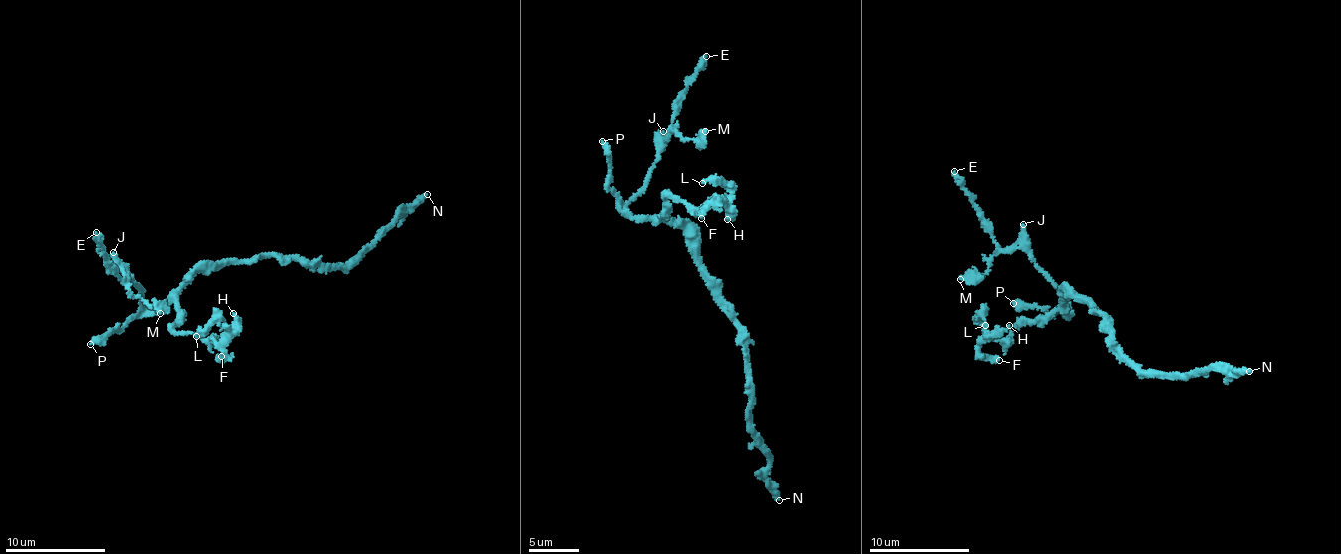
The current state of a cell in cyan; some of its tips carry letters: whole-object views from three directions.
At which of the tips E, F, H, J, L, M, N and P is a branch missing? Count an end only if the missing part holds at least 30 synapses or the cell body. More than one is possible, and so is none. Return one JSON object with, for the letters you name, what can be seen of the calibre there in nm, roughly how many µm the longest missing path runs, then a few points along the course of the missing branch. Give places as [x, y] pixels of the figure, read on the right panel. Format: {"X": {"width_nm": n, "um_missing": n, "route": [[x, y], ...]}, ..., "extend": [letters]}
{"E": {"width_nm": 240, "um_missing": 7, "route": [[954, 171], [959, 167], [976, 170], [997, 180]]}, "P": {"width_nm": 360, "um_missing": 30, "route": [[1013, 303], [991, 282], [987, 258], [973, 248], [959, 213], [936, 188], [910, 182]]}, "extend": ["E", "P"]}

